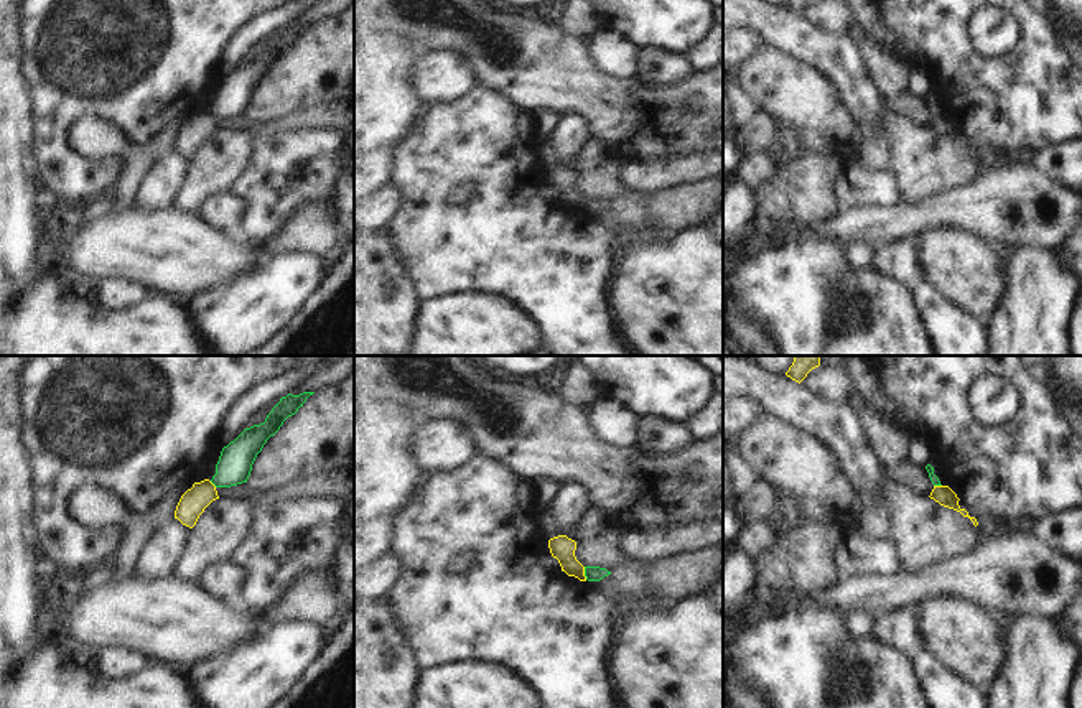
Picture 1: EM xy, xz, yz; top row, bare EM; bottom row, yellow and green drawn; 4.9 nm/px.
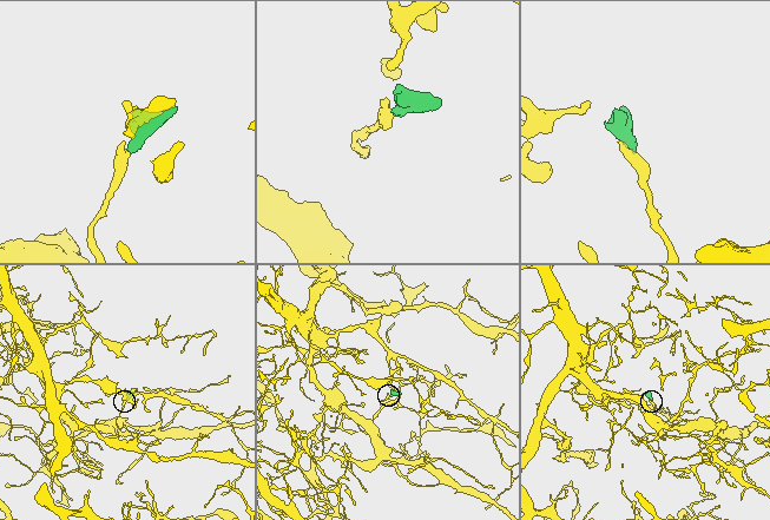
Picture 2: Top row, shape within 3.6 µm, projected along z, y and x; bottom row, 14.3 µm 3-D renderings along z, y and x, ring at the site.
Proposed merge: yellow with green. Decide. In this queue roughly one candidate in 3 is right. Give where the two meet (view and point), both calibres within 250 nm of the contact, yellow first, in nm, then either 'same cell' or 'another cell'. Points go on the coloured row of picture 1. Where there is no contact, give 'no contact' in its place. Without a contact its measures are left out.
xz (583, 573) | 120/80 nm | another cell

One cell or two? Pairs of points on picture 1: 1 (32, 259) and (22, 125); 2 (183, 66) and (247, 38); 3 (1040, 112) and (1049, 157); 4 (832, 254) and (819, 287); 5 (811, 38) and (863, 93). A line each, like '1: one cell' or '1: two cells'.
1: one cell
2: two cells
3: two cells
4: one cell
5: one cell

